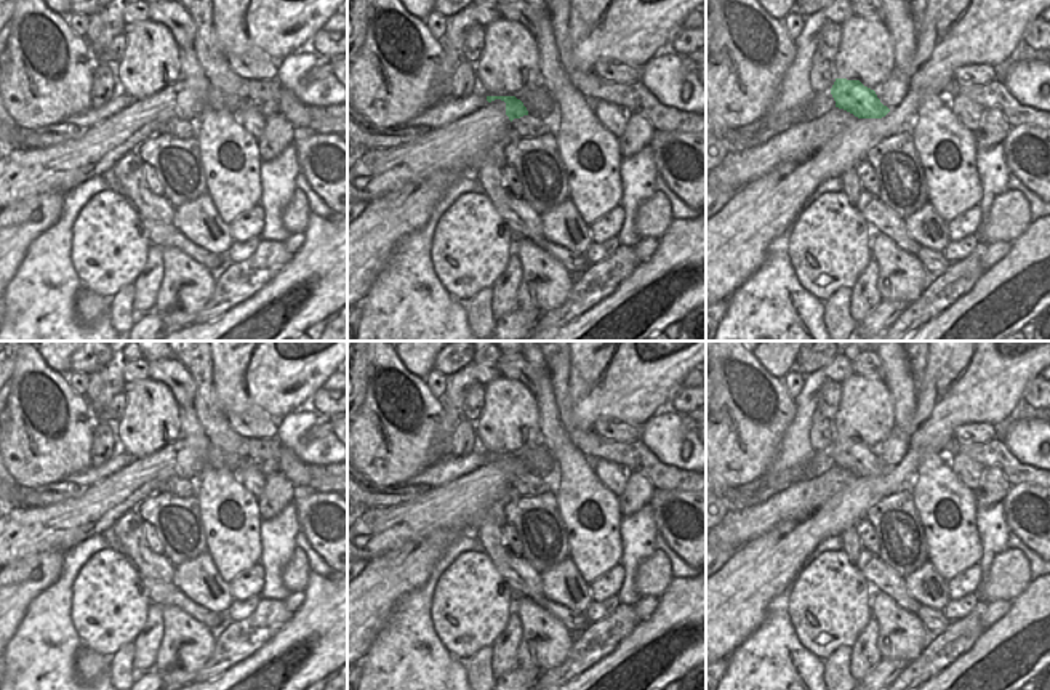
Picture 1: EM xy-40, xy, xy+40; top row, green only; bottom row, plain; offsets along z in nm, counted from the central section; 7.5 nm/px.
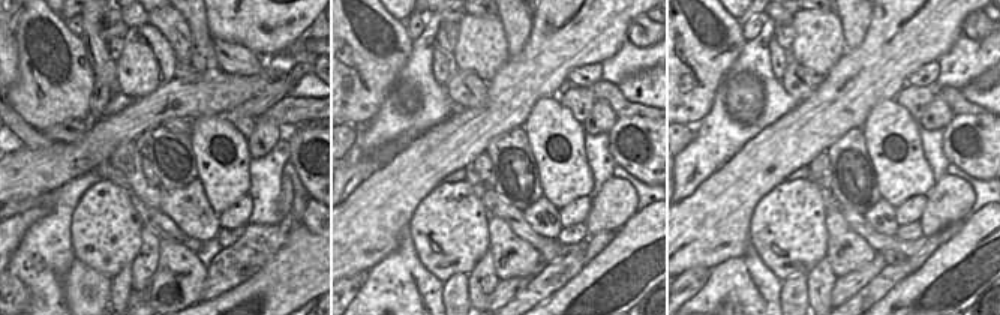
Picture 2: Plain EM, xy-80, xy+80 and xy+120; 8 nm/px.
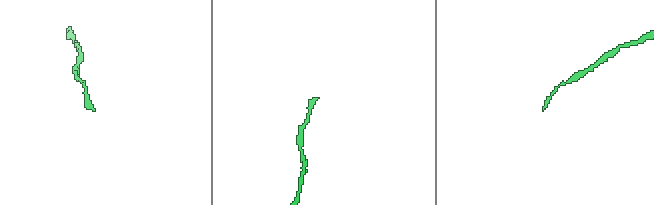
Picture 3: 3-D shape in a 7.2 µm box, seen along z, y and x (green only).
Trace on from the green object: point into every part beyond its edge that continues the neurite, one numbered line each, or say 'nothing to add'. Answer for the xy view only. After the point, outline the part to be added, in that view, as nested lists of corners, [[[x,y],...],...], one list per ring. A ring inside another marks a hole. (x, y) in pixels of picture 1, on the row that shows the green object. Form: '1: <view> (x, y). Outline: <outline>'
1: xy (529, 125). Outline: [[[523,115],[511,122],[512,136],[515,138],[536,138],[549,131],[554,131],[554,125],[547,118],[539,118],[536,115]]]

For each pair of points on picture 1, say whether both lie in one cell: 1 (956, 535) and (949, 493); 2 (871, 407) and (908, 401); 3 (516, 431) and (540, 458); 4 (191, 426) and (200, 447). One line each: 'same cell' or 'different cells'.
1: same cell
2: different cells
3: different cells
4: same cell

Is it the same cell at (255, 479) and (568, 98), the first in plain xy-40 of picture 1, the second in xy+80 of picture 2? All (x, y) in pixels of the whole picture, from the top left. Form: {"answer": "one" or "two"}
{"answer": "one"}

